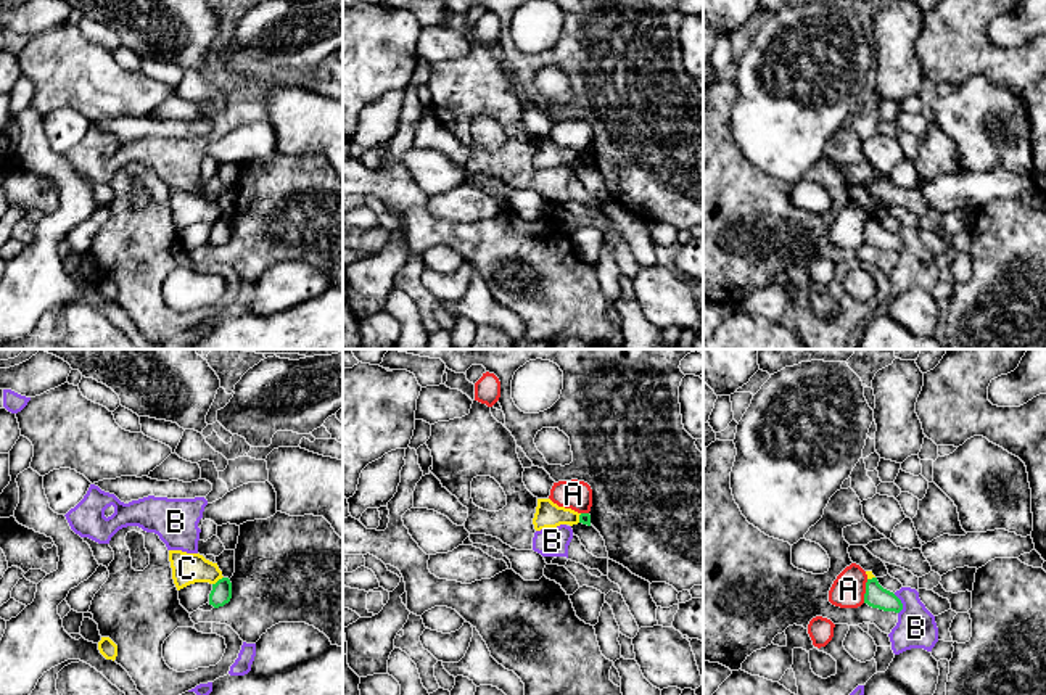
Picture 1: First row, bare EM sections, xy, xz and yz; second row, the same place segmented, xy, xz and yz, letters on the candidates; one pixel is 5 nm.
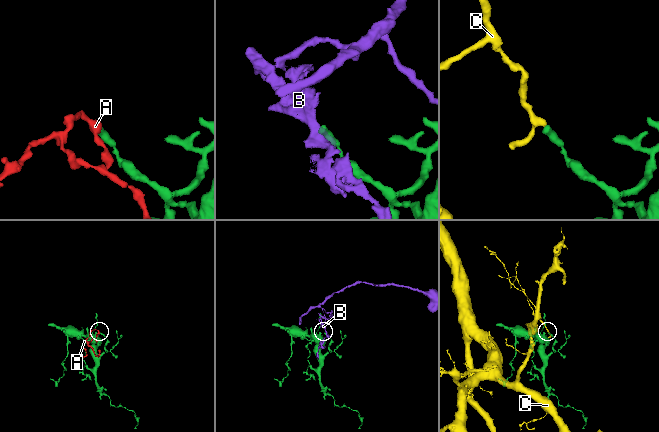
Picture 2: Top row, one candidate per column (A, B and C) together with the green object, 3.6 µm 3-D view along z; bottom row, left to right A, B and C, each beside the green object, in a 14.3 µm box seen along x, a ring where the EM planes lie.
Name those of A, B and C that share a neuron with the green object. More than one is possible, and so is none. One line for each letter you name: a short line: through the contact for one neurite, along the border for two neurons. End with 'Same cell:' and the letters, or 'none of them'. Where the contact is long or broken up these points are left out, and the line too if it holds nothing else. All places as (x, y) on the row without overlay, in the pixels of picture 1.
Same cell: none of them

